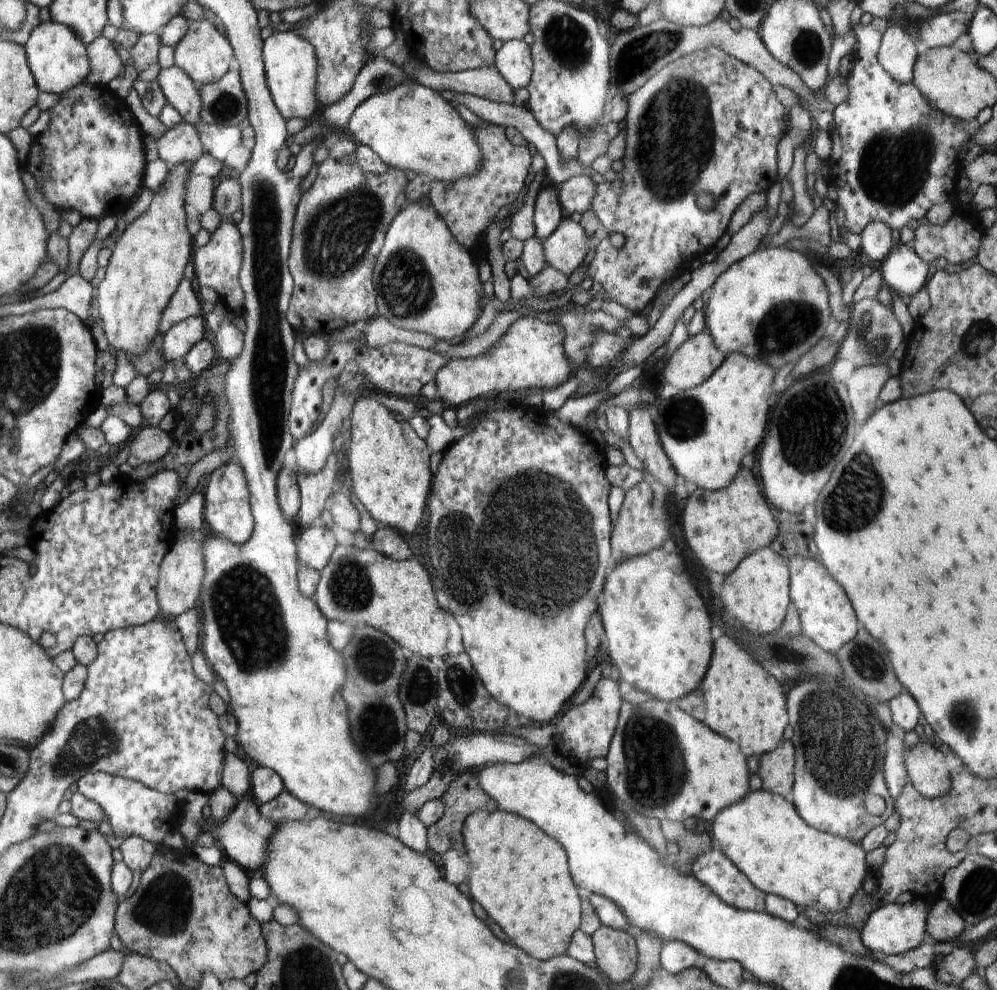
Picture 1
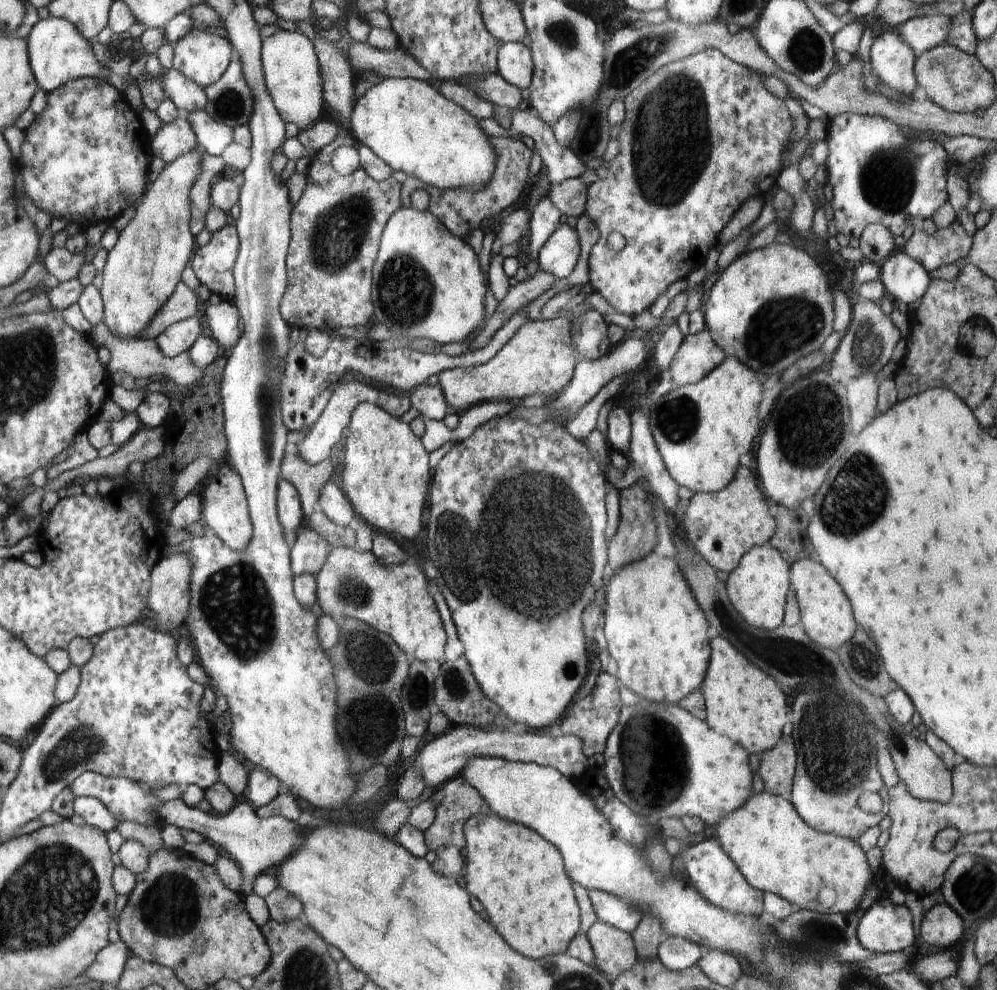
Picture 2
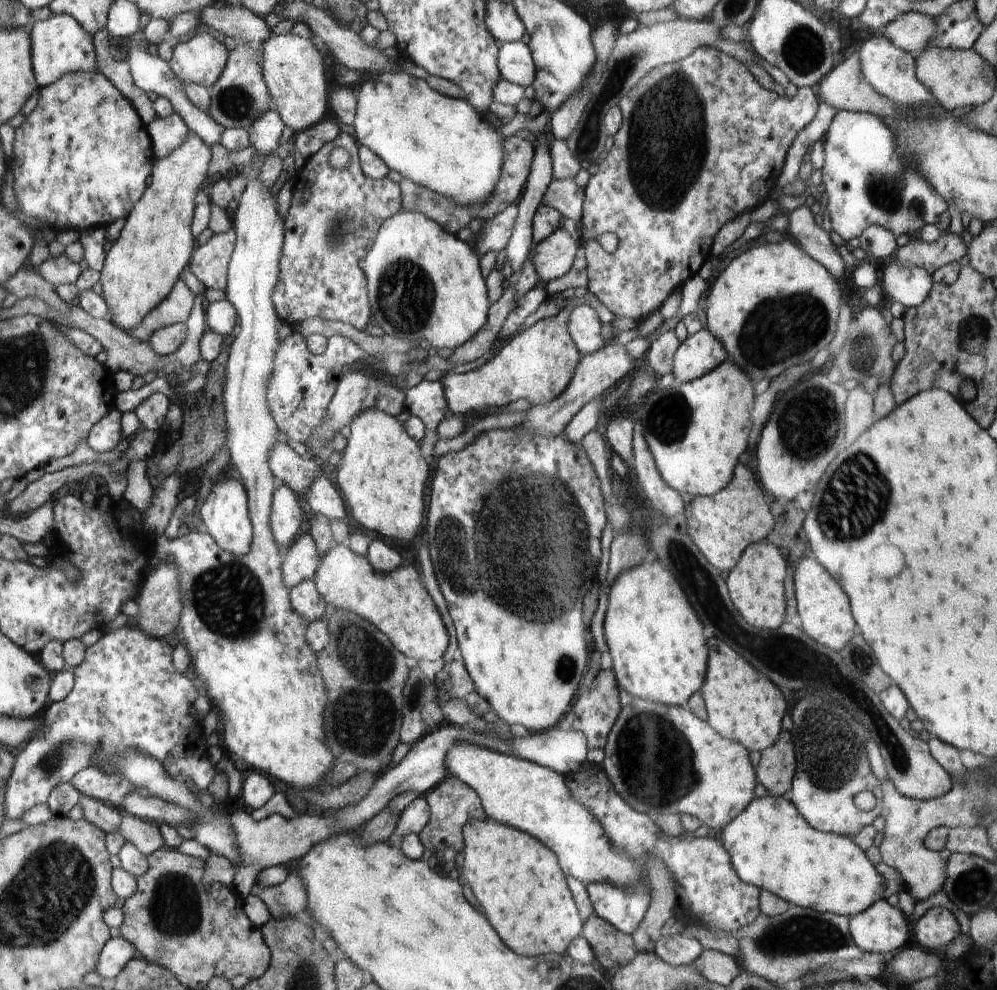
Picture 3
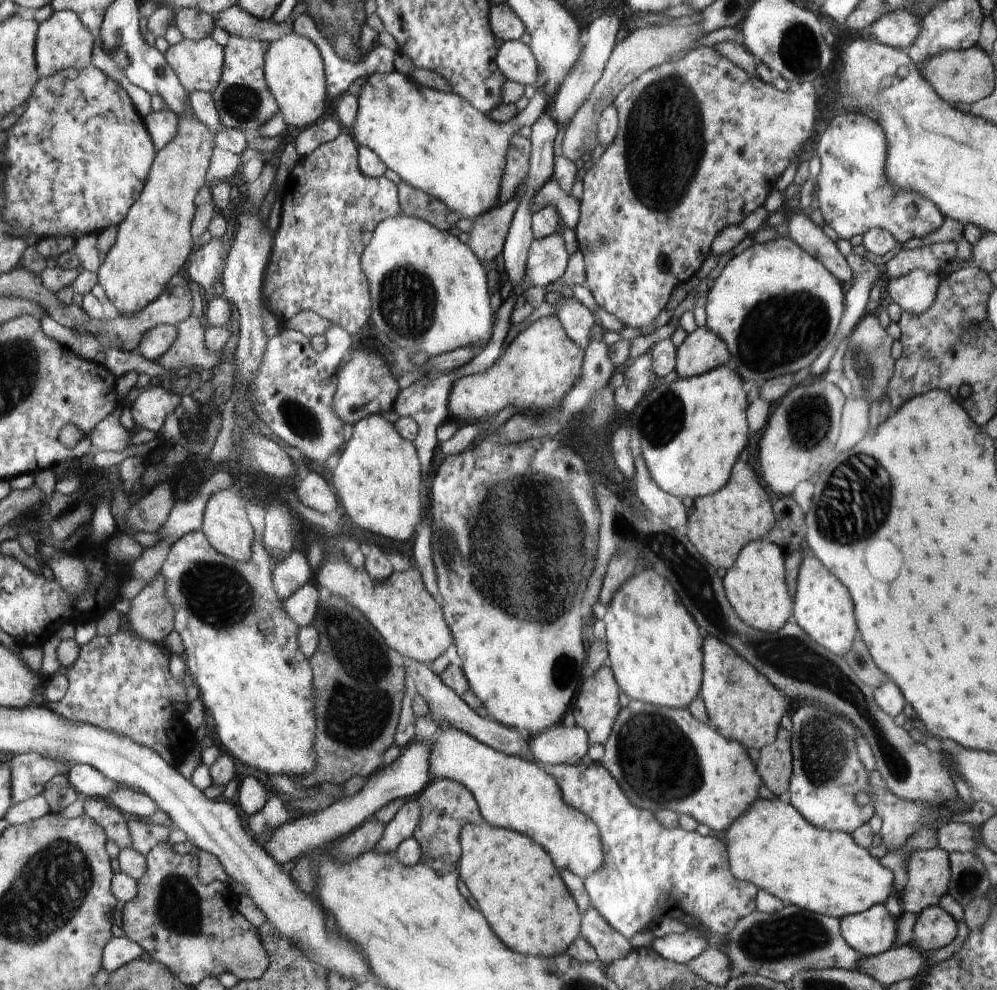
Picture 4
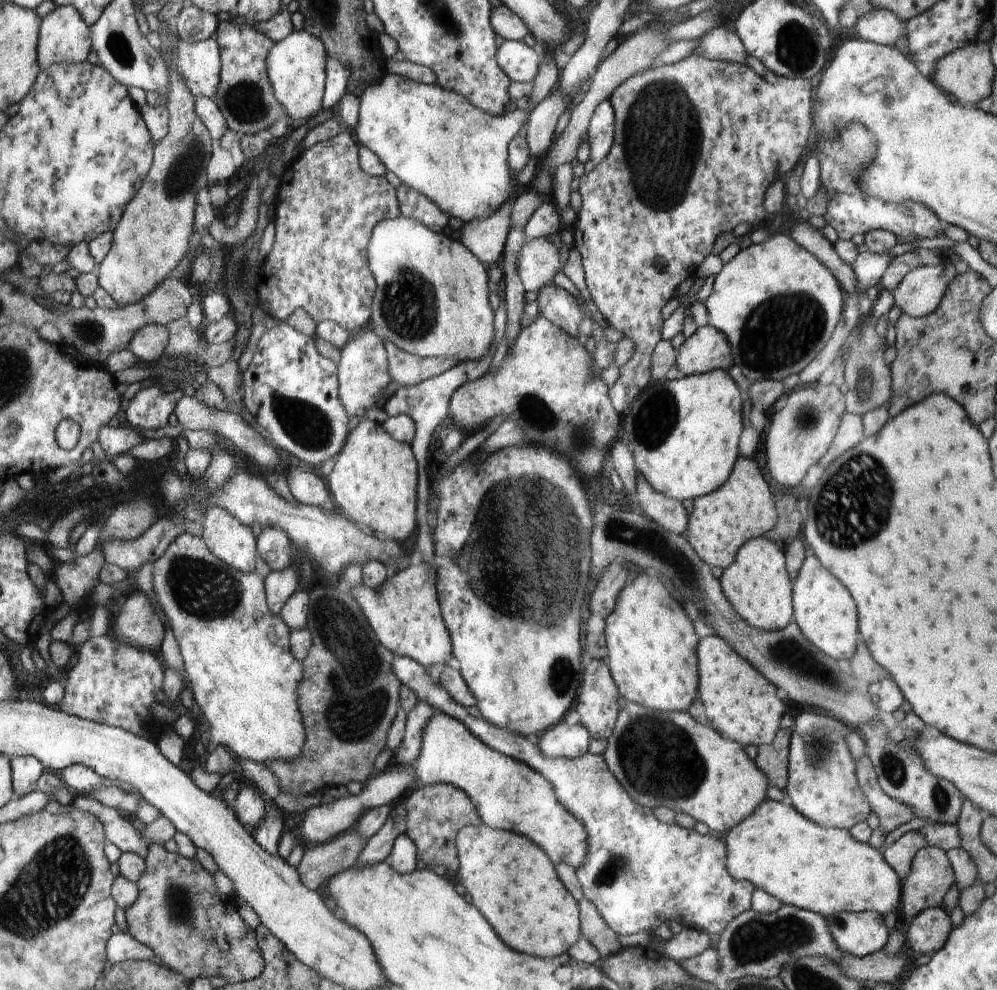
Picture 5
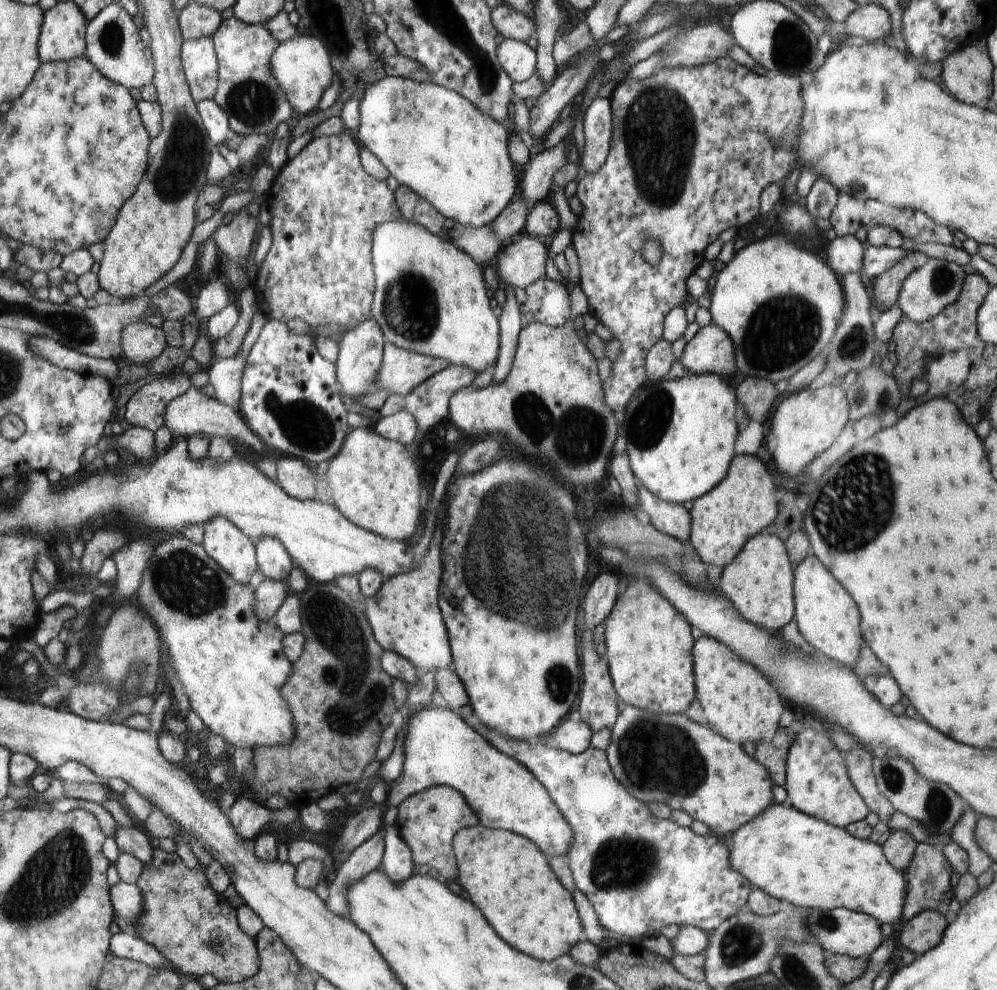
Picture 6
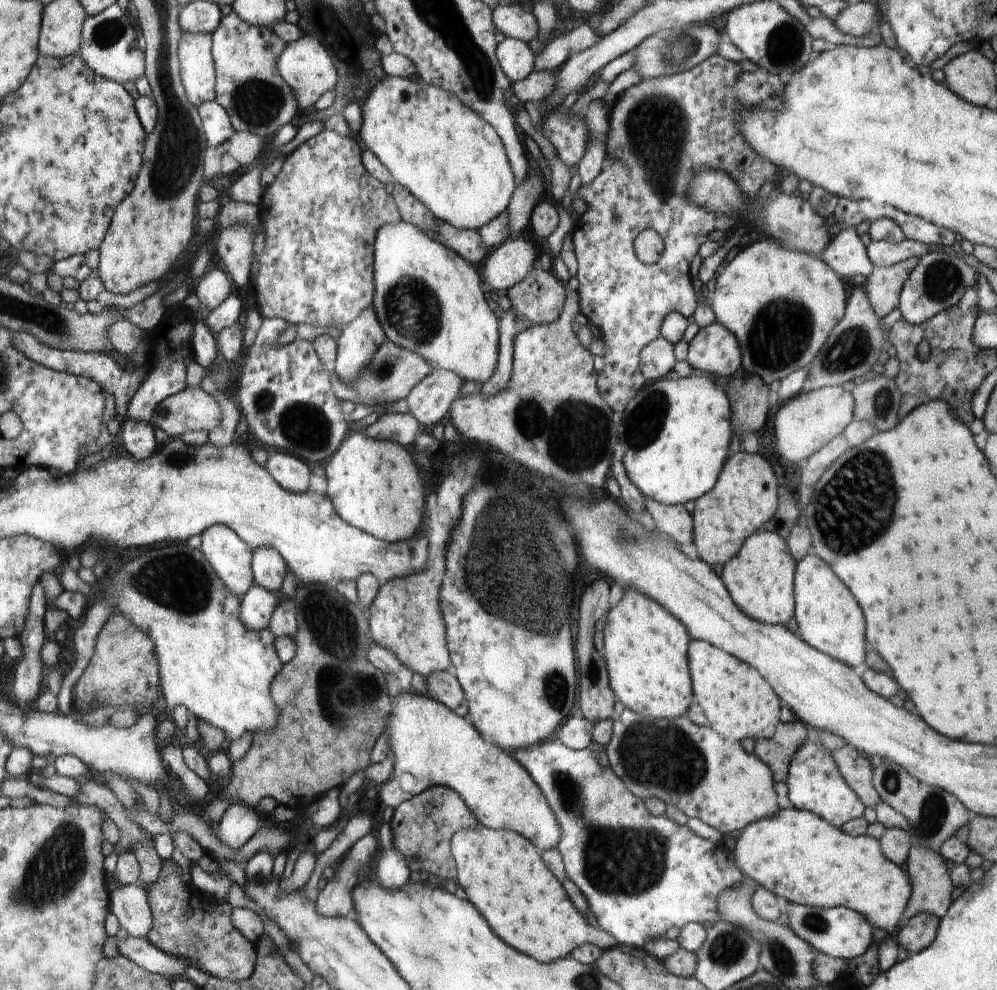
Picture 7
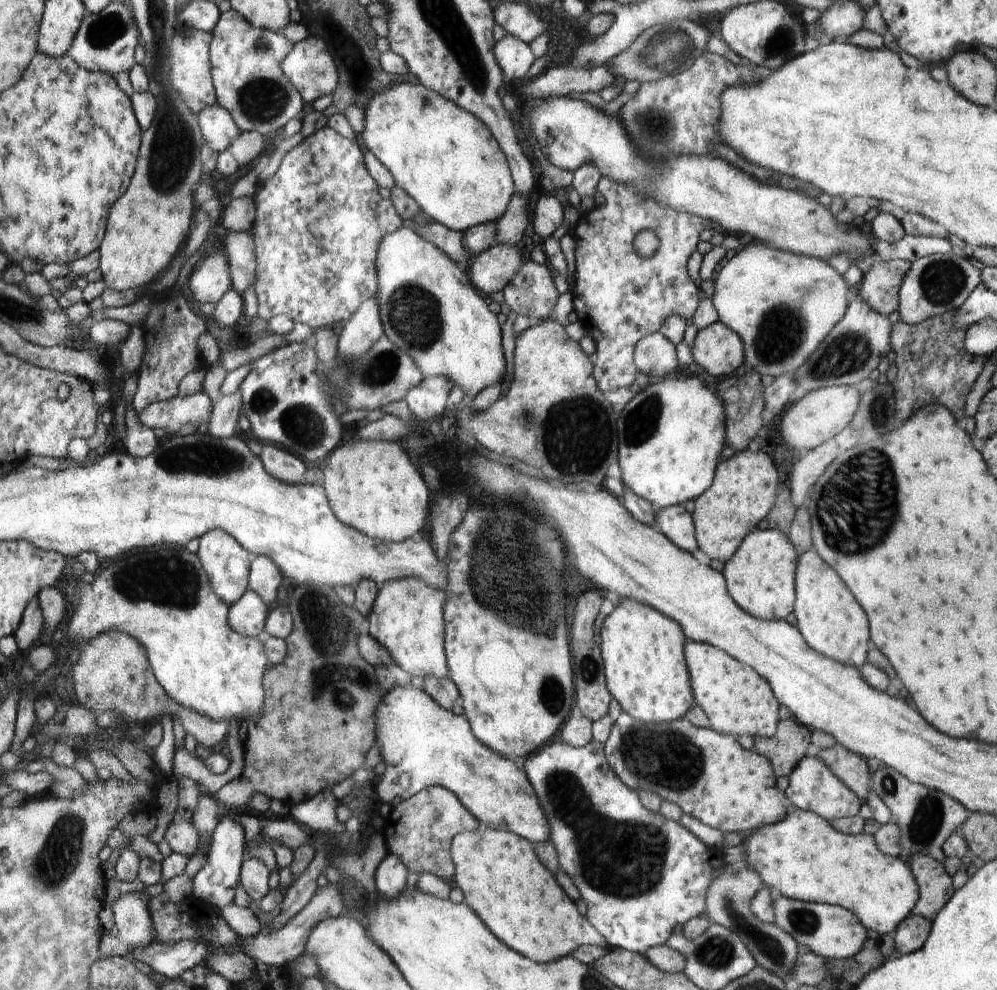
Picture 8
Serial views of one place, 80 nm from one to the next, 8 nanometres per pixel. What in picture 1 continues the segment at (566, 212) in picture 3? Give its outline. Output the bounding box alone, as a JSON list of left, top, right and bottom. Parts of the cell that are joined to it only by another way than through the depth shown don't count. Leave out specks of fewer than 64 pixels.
[558,176,597,214]

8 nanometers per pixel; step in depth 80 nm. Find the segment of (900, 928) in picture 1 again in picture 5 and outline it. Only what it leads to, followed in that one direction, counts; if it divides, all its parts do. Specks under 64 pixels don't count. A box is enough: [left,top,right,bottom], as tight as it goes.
[825,911,890,957]

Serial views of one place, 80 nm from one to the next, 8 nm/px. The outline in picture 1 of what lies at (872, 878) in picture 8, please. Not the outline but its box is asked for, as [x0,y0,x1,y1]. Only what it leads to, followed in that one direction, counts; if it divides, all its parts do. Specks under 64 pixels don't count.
[710,790,871,914]

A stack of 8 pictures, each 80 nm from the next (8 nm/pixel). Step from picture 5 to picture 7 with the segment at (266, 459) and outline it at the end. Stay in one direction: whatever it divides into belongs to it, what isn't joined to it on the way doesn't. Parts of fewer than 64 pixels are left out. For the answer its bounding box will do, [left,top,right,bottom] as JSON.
[150,387,222,439]

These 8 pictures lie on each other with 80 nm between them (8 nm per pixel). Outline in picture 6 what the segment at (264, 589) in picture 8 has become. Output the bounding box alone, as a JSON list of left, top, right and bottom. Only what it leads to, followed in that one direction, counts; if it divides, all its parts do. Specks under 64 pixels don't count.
[257,537,295,581]

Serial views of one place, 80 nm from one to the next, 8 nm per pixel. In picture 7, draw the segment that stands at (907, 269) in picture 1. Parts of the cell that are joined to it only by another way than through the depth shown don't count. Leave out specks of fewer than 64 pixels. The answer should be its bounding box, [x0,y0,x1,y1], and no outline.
[897,251,978,324]

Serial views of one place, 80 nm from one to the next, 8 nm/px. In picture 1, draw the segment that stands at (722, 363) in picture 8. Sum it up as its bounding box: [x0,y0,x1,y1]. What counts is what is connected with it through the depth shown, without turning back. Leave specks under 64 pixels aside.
[665,332,725,391]

